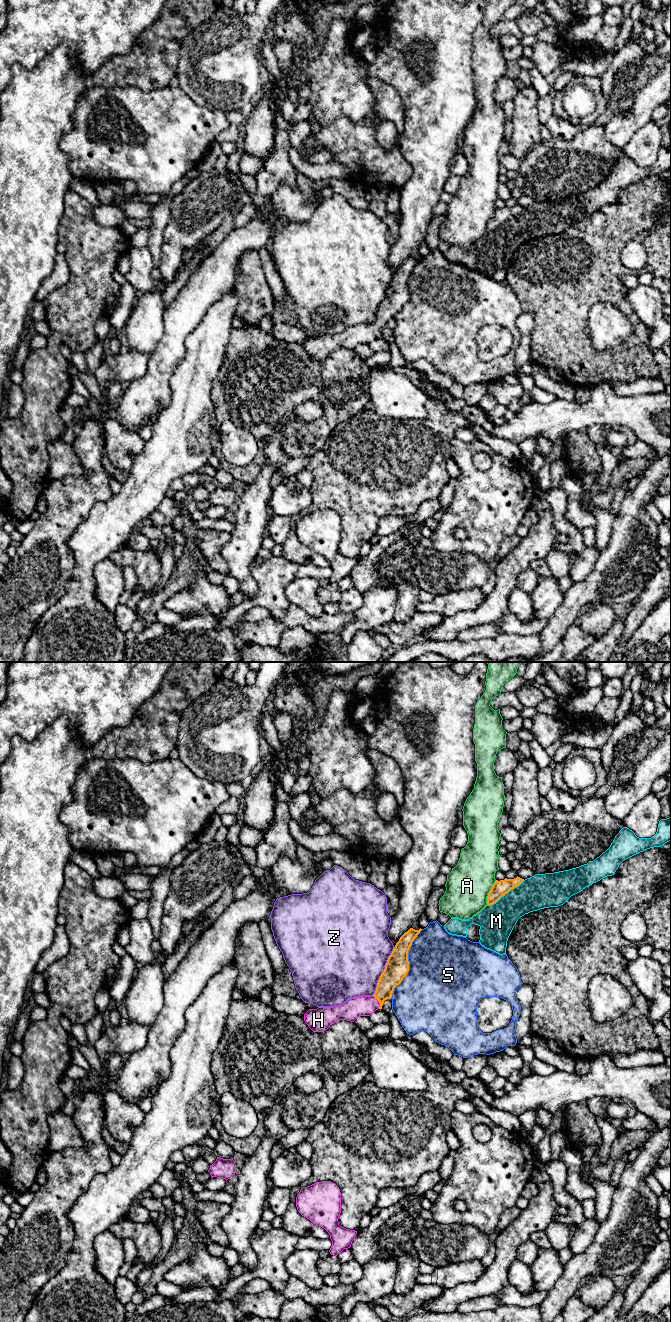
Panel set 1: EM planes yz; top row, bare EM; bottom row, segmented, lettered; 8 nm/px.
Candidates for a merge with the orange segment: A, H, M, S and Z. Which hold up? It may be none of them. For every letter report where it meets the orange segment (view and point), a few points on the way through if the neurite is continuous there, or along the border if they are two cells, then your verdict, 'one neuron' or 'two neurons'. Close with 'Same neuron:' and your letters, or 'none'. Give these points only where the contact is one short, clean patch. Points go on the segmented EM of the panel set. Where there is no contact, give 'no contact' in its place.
A: yz (489, 892) | two neurons
H: yz (379, 1002) | across yz (392, 975), (379, 997), (379, 1002), (363, 1005) | one neuron
M: yz (506, 892) | two neurons
S: yz (408, 963) | two neurons
Z: yz (383, 971) | two neurons
Same neuron: H

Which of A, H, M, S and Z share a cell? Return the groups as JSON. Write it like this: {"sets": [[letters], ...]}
{"sets": [["A"], ["H"], ["M"], ["S"], ["Z"]]}

